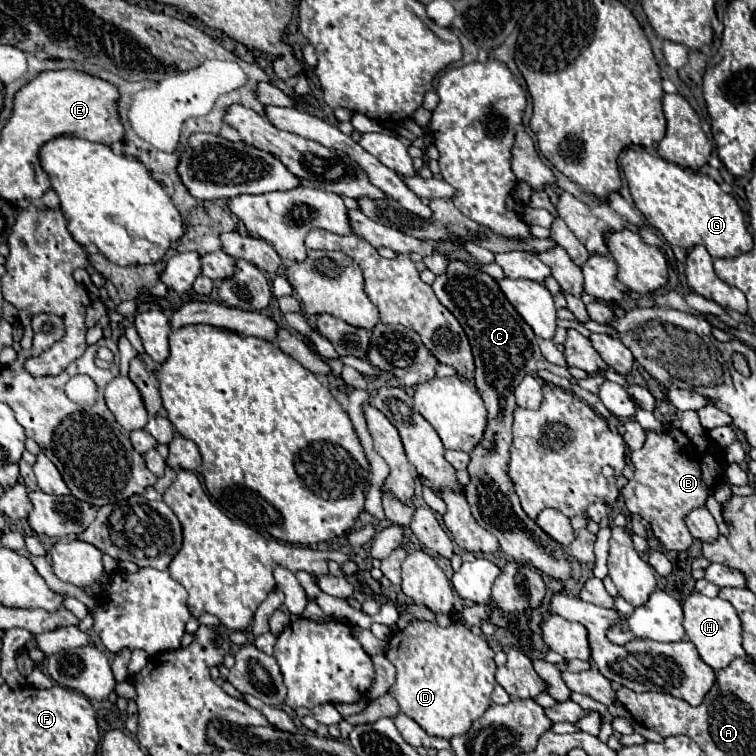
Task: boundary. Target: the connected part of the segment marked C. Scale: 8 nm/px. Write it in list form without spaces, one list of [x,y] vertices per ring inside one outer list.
[[[448,258],[448,268],[446,268],[446,274],[444,274],[444,290],[436,290],[434,294],[440,300],[440,304],[446,306],[456,316],[456,320],[460,322],[460,326],[464,328],[464,332],[468,336],[468,342],[470,342],[472,354],[474,354],[474,362],[476,362],[474,382],[476,382],[476,388],[478,388],[482,400],[486,402],[486,408],[488,408],[488,426],[486,426],[486,432],[484,432],[484,440],[482,440],[482,444],[478,444],[472,450],[472,454],[470,454],[472,458],[470,458],[470,464],[468,464],[470,484],[466,486],[466,496],[468,496],[472,514],[478,520],[478,524],[482,524],[482,528],[486,528],[488,532],[492,532],[498,538],[500,550],[504,554],[512,556],[516,562],[534,566],[536,570],[544,572],[546,576],[550,576],[554,580],[566,582],[566,580],[572,578],[572,562],[570,562],[572,558],[564,552],[562,544],[552,540],[534,520],[530,520],[522,512],[520,500],[518,500],[518,496],[514,496],[514,488],[510,488],[510,476],[506,476],[506,460],[510,460],[508,448],[512,444],[512,412],[516,408],[514,388],[520,384],[520,380],[526,374],[534,374],[538,370],[548,370],[552,374],[564,376],[564,378],[572,378],[572,376],[570,376],[568,368],[554,366],[542,356],[542,352],[538,348],[538,338],[532,332],[532,328],[522,320],[522,316],[508,302],[508,298],[504,296],[504,292],[498,286],[498,282],[492,276],[488,276],[486,272],[482,272],[478,266]]]

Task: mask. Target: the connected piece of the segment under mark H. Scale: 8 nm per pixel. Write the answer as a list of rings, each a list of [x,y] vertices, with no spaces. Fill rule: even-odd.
[[[694,592],[684,602],[684,628],[690,642],[696,644],[700,658],[714,670],[726,668],[732,660],[746,656],[742,648],[742,622],[734,606],[722,598],[708,598]]]

